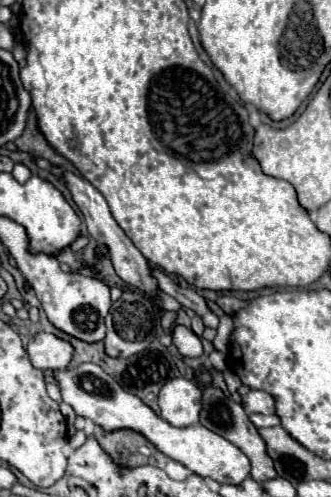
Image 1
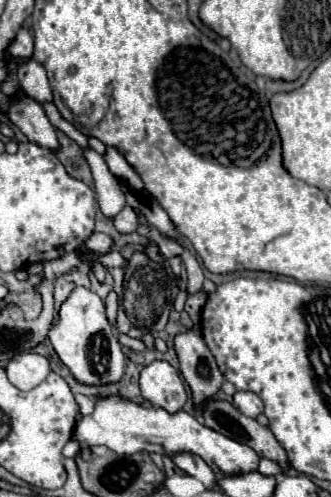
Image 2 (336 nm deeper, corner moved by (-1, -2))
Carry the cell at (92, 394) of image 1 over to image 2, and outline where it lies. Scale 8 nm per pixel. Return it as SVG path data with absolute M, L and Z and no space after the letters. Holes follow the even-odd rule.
M119 396L97 400L93 414L83 416L75 424L73 438L79 444L87 444L87 446L103 444L117 454L191 452L191 454L199 454L213 470L227 470L221 474L245 474L245 472L257 470L257 466L259 466L259 456L257 456L257 452L253 452L253 448L239 444L227 436L221 436L219 432L215 432L211 428L205 428L195 416L187 414L185 410L171 414L163 408L143 408L135 402L123 400Z

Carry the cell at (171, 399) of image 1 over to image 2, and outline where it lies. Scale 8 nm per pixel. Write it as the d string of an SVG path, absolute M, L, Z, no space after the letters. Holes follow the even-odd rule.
M153 360L141 370L139 388L145 400L167 412L177 412L187 402L185 384L179 370L165 360Z

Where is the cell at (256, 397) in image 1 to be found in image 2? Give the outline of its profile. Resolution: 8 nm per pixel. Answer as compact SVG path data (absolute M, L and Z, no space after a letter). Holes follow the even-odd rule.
M235 392L233 396L233 406L243 412L249 418L257 418L263 412L263 402L257 394L253 392Z

